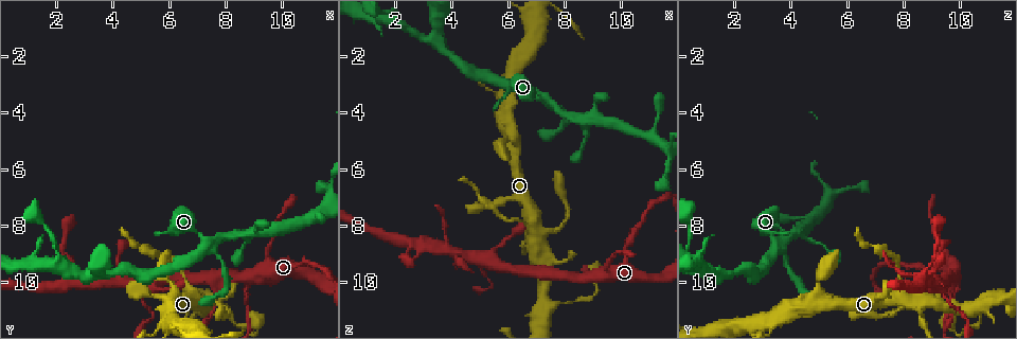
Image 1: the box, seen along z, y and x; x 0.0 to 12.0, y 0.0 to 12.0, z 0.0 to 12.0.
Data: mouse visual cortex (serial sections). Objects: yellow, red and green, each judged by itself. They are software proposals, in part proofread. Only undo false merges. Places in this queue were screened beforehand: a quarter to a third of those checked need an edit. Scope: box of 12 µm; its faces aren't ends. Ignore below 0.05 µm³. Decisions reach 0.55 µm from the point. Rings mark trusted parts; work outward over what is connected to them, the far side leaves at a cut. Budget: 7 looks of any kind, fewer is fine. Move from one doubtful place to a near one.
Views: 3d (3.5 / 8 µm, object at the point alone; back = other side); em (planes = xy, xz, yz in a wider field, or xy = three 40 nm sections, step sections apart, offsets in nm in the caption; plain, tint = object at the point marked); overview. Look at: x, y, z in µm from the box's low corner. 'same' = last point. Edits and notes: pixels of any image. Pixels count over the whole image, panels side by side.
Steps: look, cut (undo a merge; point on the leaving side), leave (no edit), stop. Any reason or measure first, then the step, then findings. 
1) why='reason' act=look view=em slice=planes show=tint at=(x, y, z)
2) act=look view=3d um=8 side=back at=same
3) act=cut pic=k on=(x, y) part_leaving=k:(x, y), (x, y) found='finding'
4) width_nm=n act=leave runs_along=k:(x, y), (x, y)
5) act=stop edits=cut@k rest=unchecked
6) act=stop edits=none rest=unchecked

why='small branch off a trunk' act=look view=em slice=xy step=2 show=tint at=(8.8, 9.8, 9.9)

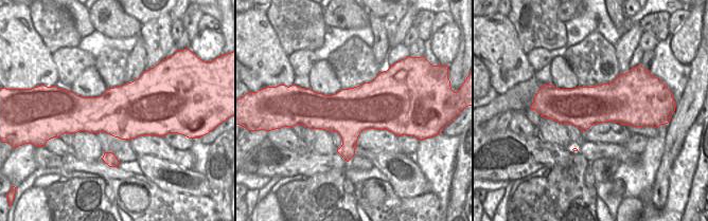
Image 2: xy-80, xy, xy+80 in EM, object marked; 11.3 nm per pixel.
why='see where the arms go' act=look view=3d um=3.5 side=back at=same

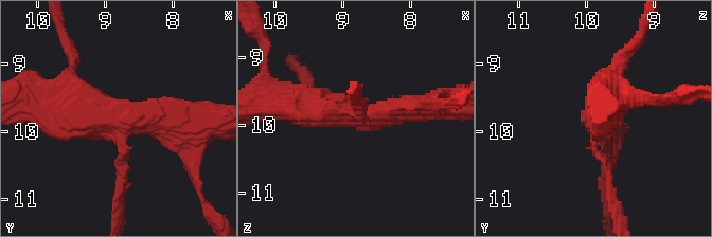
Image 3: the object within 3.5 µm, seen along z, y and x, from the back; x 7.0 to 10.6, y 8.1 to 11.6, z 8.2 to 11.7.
width_nm=550 act=leave runs_along=3:(53, 103), (108, 120), (196, 120) found='continuous, no second cell'

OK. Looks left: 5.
why='thick turns thin' act=look view=em slice=xy step=5 show=tint at=(6.6, 9.9, 7.9)

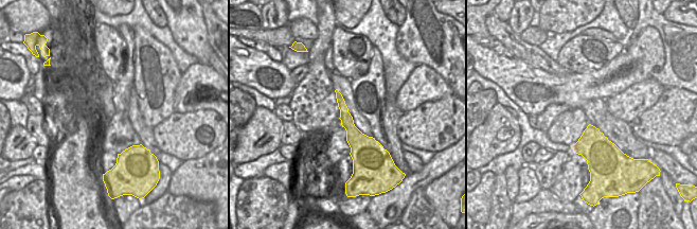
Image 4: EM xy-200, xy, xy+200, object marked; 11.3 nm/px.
why='see where the arms go' act=look view=3d um=3.5 side=back at=same

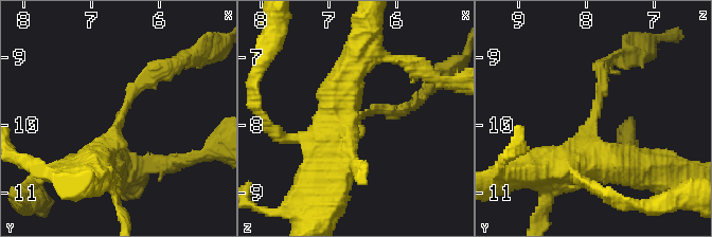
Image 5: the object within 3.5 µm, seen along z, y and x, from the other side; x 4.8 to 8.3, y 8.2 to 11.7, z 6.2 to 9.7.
arm_widths_nm=150,500 act=cut pic=5 on=(602, 84) found='a second cell is stuck on'

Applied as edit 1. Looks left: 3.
why='redraw' act=look view=overview

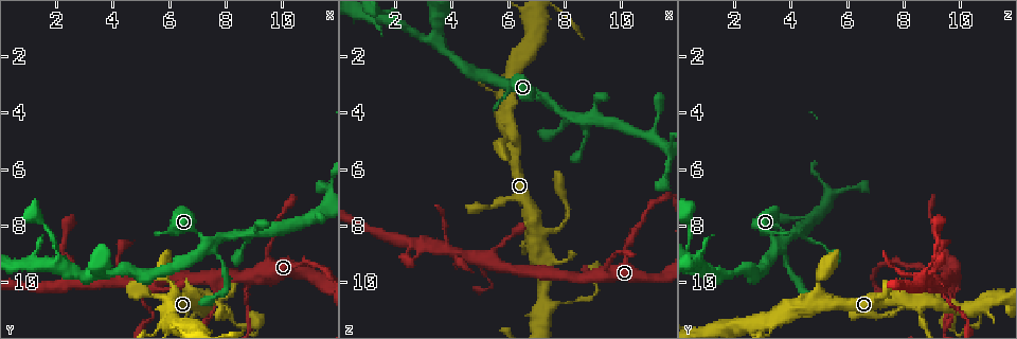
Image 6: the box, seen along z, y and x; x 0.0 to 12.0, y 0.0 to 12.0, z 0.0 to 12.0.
why='four or more arms meet' act=look view=3d um=3.5 at=(5.2, 10.3, 9.4)

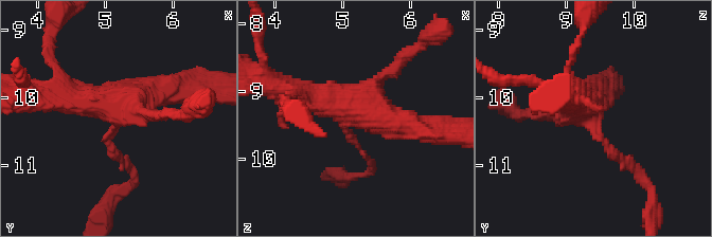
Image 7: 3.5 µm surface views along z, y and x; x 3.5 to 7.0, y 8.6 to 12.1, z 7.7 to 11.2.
arms=4 arm_widths_nm=150,200,350,400 why='shape alone is not enough' act=look view=em slice=xy step=2 show=tint at=(5.15, 10.30, 9.35)

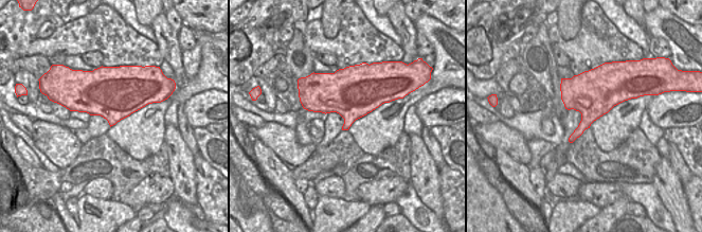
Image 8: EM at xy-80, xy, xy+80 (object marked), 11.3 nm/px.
act=leave runs_along=7:(425, 127), (291, 92) found='one cell here'

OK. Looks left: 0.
act=stop edits=cut@5 rest=unchecked

